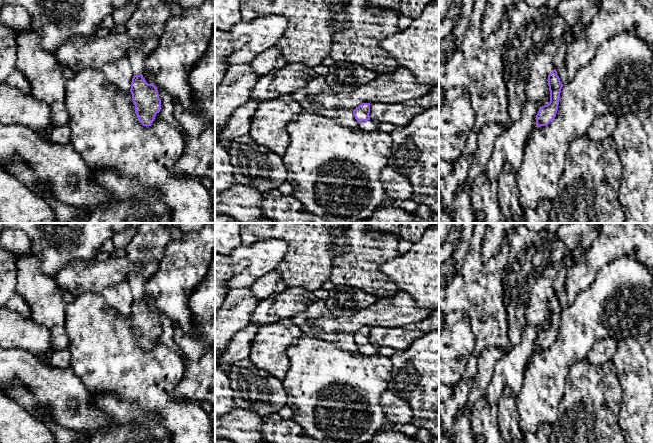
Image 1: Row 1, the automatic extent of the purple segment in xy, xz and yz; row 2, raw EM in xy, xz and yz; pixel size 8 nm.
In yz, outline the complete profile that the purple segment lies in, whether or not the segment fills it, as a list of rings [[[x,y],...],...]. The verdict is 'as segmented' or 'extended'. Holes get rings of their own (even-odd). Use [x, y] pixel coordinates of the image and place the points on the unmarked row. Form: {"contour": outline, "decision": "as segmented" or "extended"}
{"contour": [[[556,293],[548,299],[548,310],[550,315],[550,326],[539,333],[536,339],[535,351],[548,349],[556,340],[560,324],[560,316],[563,311]]], "decision": "as segmented"}

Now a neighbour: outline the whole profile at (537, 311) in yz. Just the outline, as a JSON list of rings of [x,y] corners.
[[[548,266],[535,280],[526,310],[527,325],[541,325],[548,316],[548,299],[555,293],[553,283],[557,269],[557,266]]]

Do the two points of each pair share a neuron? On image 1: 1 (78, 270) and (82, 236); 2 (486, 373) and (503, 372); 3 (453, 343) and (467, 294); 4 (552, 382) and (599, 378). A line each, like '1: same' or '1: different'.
1: different
2: different
3: different
4: different

